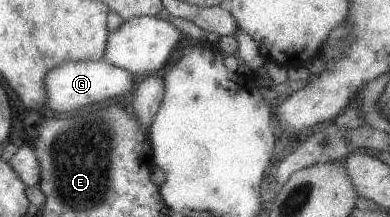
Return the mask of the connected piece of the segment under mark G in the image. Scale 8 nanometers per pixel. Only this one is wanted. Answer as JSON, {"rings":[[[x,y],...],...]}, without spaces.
{"rings":[[[103,58],[100,59],[78,59],[77,61],[66,61],[51,68],[45,77],[46,101],[45,104],[53,112],[63,112],[65,116],[85,106],[126,96],[132,88],[133,76],[108,64]]]}

